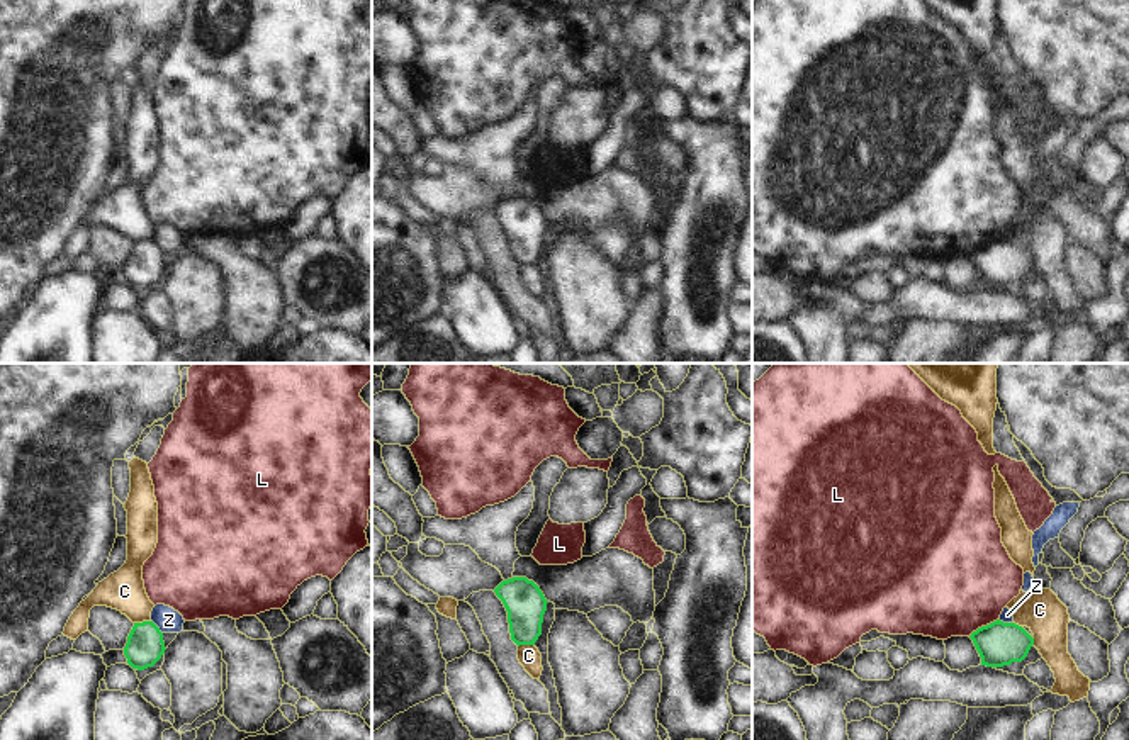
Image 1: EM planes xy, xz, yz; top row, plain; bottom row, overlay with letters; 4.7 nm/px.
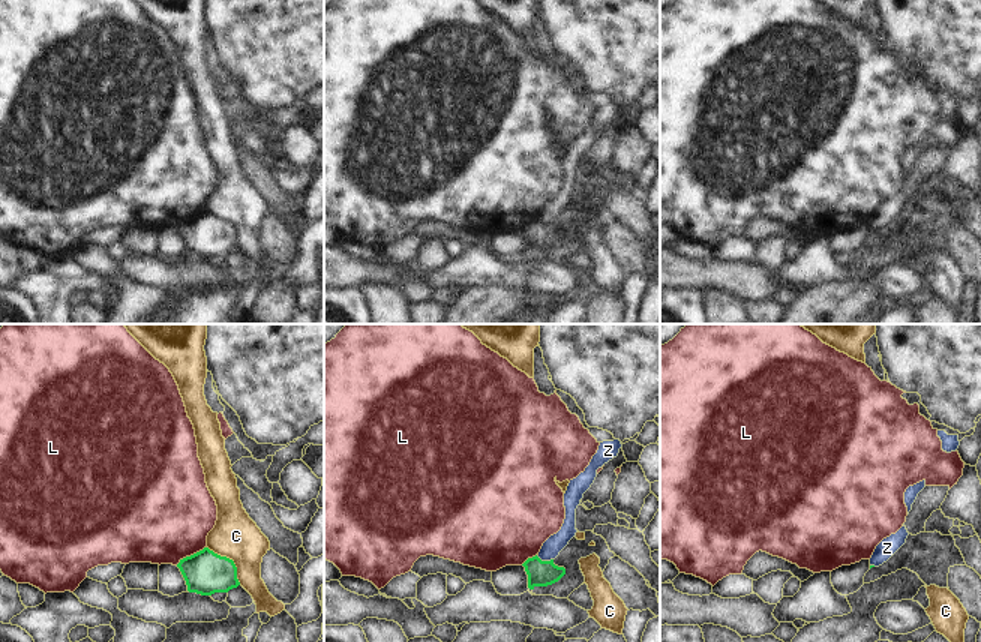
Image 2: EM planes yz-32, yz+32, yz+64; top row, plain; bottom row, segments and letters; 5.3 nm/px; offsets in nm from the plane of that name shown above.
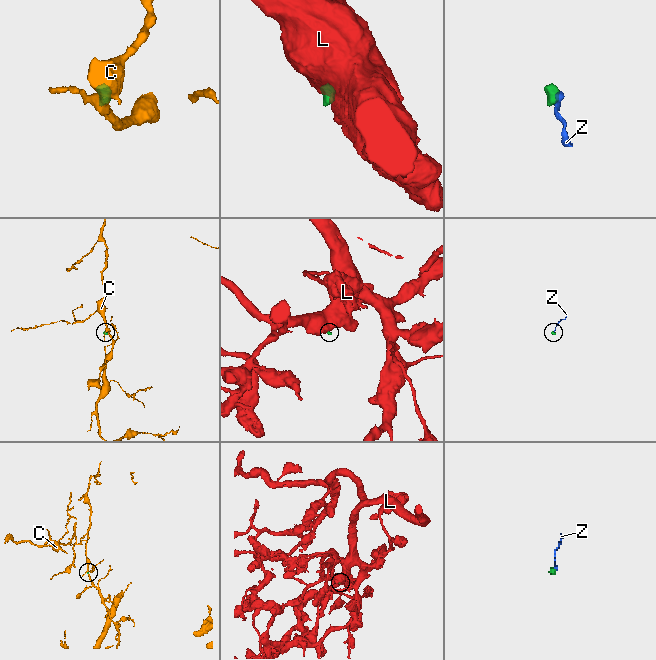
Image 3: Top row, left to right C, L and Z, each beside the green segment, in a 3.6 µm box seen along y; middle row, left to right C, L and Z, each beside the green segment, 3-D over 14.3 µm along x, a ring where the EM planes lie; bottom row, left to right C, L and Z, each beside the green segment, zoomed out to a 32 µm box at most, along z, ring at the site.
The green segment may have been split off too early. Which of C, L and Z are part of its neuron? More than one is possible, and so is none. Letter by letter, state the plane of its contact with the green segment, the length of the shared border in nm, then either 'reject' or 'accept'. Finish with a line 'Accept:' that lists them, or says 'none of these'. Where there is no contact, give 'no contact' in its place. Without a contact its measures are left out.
C: xy | 80 nm | reject
L: yz | 170 nm | reject
Z: yz | 70 nm | reject
Accept: none of these

